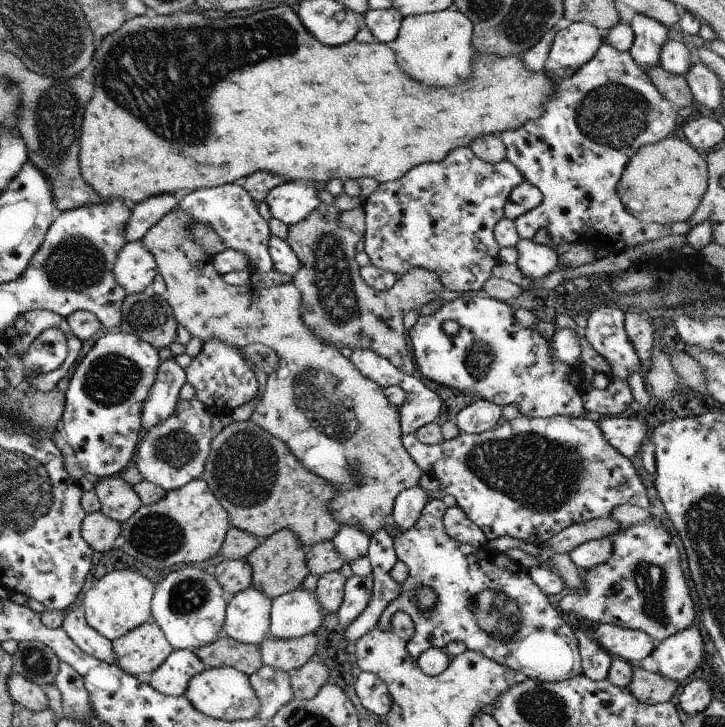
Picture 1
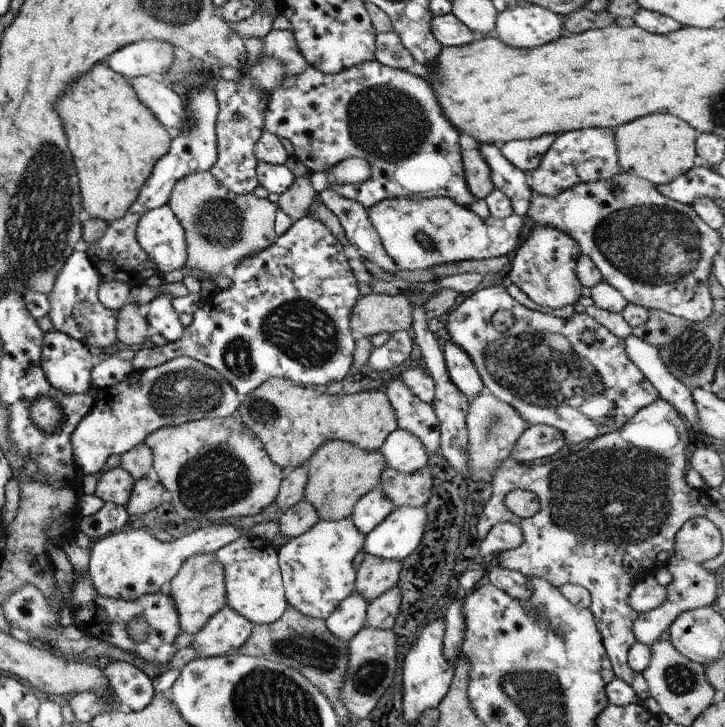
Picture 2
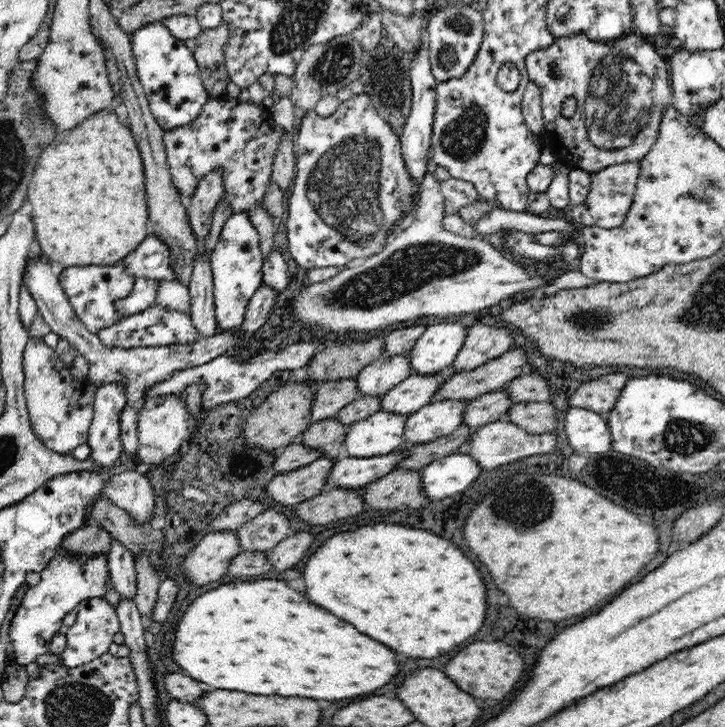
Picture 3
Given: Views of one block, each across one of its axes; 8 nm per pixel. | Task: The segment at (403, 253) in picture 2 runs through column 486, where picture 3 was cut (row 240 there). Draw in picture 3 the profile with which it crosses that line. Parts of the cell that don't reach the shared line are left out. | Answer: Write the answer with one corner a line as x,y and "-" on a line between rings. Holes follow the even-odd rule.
234,212
224,222
218,242
212,250
215,315
220,330
238,330
242,326
245,308
250,297
263,286
264,259
259,236
250,217
246,212

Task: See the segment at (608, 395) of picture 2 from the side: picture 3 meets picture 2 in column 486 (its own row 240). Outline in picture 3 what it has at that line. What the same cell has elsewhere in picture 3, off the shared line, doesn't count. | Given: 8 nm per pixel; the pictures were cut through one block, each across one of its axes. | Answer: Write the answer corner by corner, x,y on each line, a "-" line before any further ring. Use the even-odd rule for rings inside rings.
366,92
360,95
352,95
351,98
340,103
338,110
326,118
320,117
315,109
307,112
302,119
300,130
295,140
295,157
296,157
296,176
294,177
291,194
288,202
288,217
286,218
287,239
290,254
296,261
296,265
302,269
323,268
323,267
348,267
353,263
364,258
370,258
380,254
381,250
388,244
389,236
392,235
391,228
398,223
408,223
408,218
414,219
417,210
417,200
421,190
420,184
413,181
410,173
407,171
401,153
401,138
392,131
392,127
378,113
376,107
370,101
370,95

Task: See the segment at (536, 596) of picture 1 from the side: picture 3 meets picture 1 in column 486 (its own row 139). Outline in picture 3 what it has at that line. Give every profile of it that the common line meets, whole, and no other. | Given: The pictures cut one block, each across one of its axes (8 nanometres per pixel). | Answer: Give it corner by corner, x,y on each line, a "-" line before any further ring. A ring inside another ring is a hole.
577,34
568,38
555,39
546,50
537,50
525,58
529,82
540,87
541,107
545,122
542,136
556,157
556,162
566,165
568,169
582,169
586,172
598,172
602,168
625,162
640,164
650,152
659,135
659,124
664,111
671,104
672,87
668,68
654,47
632,34
625,37
599,43
588,39
586,35
-
556,65
558,74
554,77
550,66
-
574,96
577,110
571,118
560,113
562,102

